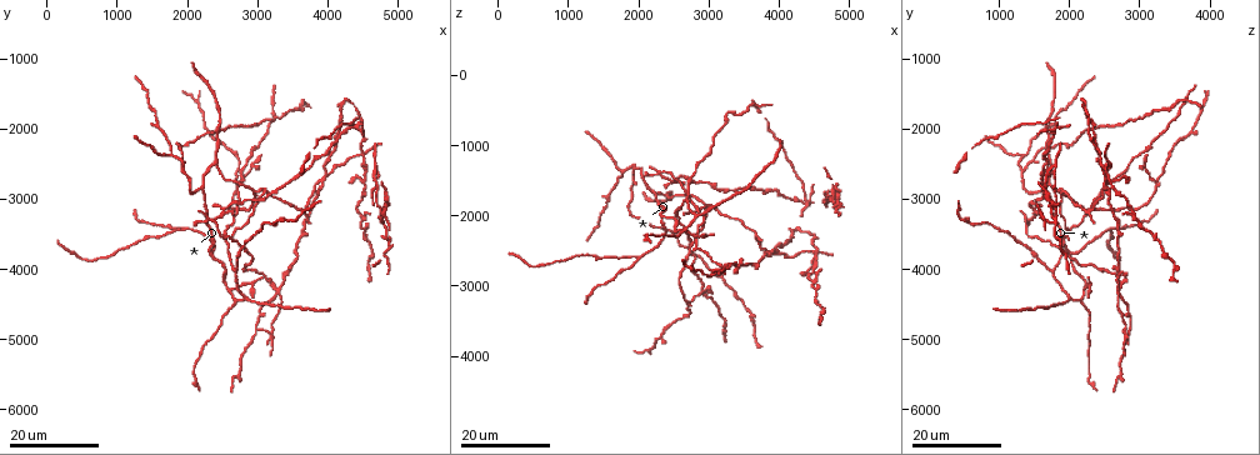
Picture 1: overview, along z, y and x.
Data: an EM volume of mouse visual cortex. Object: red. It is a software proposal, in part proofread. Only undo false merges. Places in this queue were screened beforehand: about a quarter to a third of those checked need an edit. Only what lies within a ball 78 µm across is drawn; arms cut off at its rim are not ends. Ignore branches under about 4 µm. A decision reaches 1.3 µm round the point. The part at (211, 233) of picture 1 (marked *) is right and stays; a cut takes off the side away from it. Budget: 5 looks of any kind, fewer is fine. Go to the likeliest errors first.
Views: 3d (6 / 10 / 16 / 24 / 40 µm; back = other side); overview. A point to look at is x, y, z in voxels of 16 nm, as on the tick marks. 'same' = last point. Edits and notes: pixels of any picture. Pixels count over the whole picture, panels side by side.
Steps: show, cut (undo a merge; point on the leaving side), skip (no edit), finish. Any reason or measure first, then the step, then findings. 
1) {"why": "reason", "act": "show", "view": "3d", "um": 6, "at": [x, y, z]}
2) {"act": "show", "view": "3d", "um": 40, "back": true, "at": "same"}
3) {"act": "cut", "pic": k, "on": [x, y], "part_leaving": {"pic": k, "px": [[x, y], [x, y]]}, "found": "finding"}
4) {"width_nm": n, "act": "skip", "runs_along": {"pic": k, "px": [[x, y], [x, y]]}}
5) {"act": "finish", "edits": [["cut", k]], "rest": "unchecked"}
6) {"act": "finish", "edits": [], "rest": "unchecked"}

{"why": "three arms meet", "act": "show", "view": "3d", "um": 24, "at": [3950, 2750, 2500]}

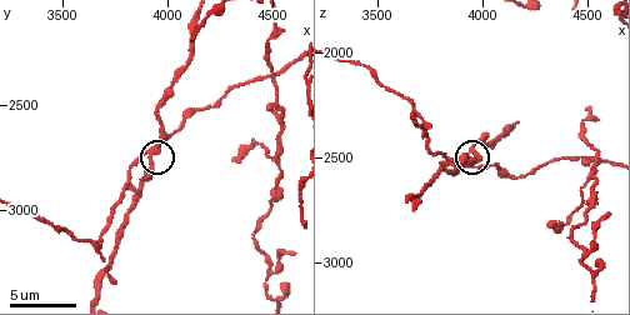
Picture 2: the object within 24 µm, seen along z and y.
{"act": "show", "view": "3d", "um": 6, "at": "same"}

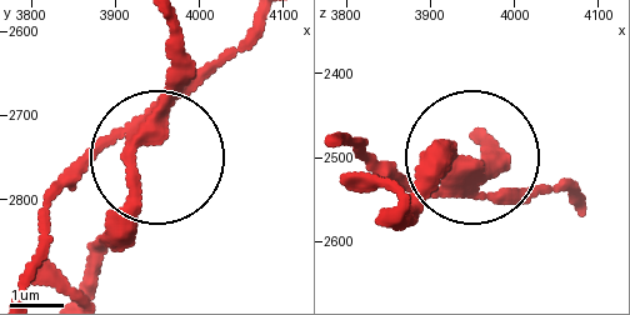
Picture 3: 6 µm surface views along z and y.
{"arms": 3, "act": "cut", "pic": 3, "on": [174, 49], "found": "a second cell is stuck on"}

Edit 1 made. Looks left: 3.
{"why": "two arms in line, one across", "act": "show", "view": "3d", "um": 24, "at": [2400, 2450, 1750]}

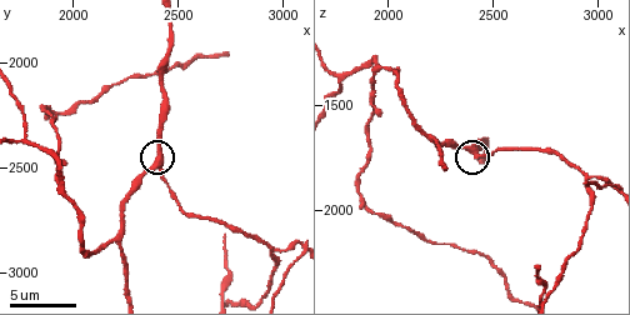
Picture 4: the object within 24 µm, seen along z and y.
{"act": "show", "view": "3d", "um": 10, "at": [2410, 2490, 1740]}

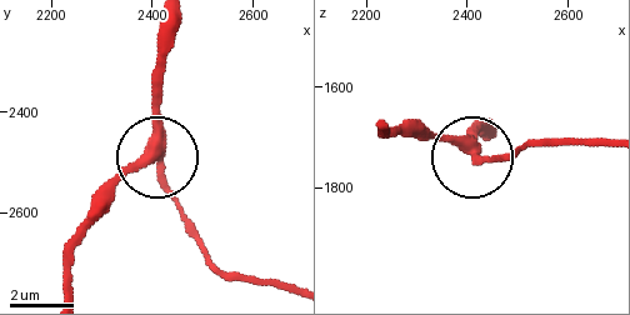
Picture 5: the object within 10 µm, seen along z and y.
{"width_nm": 290, "act": "skip", "runs_along": {"pic": 5, "px": [[70, 290], [73, 234], [156, 153], [159, 83]]}, "found": "all the same cell"}

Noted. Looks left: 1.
{"act": "finish", "edits": [["cut", 3]], "rest": "unchecked"}

